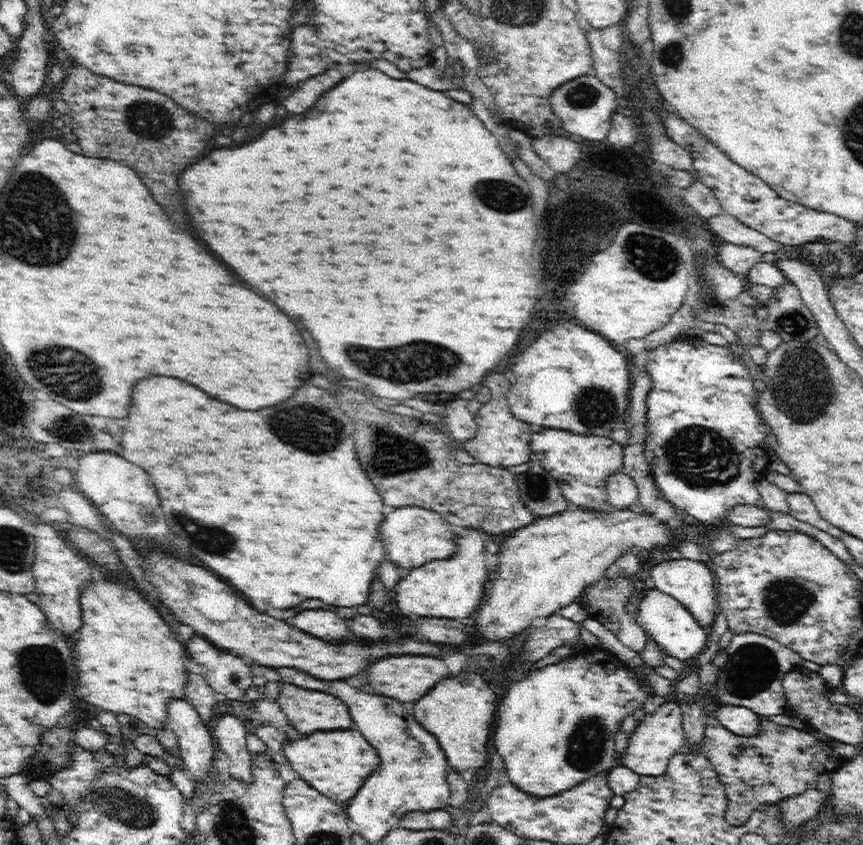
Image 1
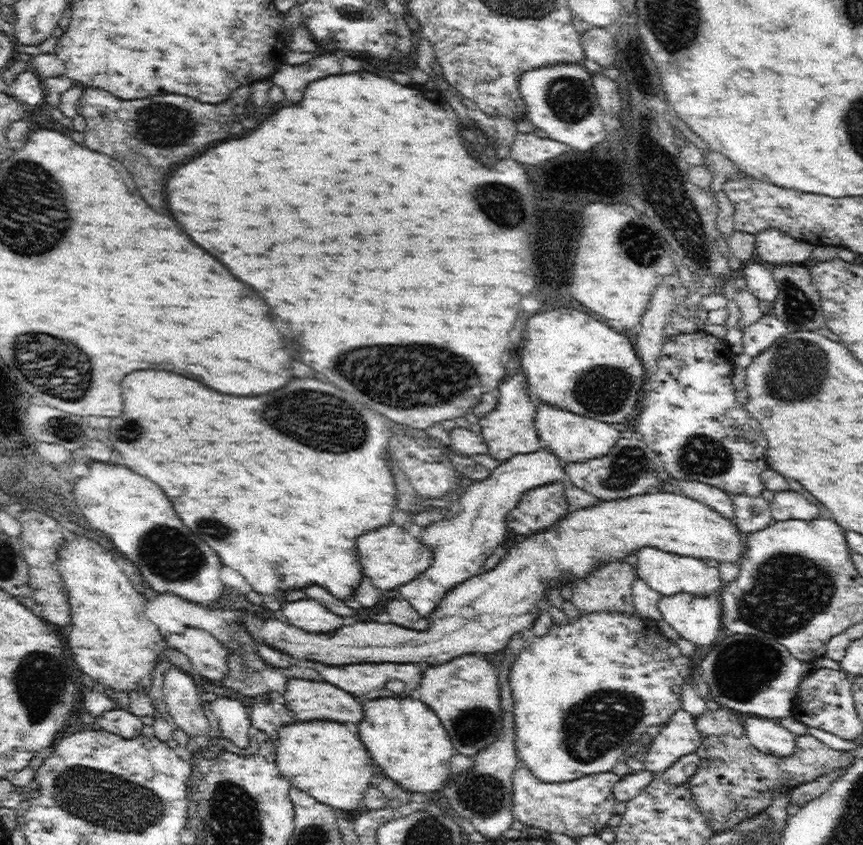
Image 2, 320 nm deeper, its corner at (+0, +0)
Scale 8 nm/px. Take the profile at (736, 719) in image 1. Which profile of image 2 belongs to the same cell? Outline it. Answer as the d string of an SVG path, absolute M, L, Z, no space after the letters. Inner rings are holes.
M746 715L744 730L753 746L774 756L792 756L796 750L796 732L772 719Z

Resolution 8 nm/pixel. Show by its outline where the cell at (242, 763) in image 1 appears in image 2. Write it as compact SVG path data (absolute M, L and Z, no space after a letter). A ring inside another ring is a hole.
M225 695L218 698L211 697L210 703L210 708L218 719L223 738L232 741L240 748L246 748L250 744L248 728L252 725L248 715L249 708L238 699Z

